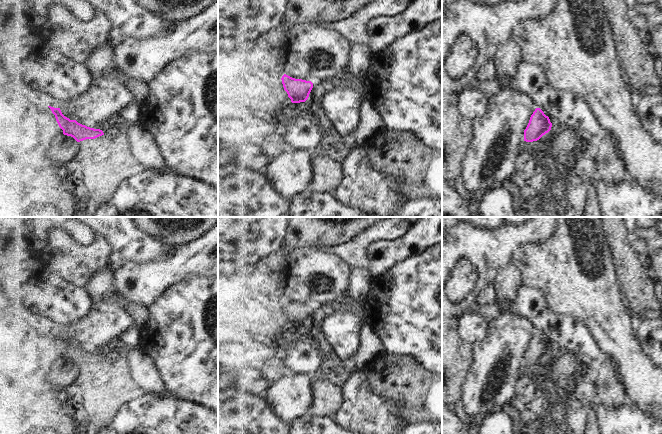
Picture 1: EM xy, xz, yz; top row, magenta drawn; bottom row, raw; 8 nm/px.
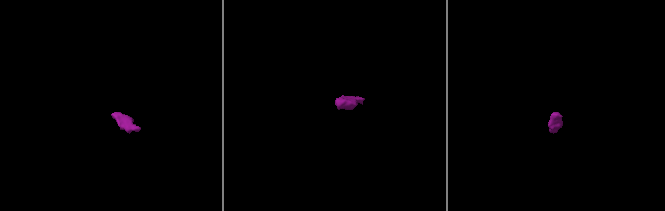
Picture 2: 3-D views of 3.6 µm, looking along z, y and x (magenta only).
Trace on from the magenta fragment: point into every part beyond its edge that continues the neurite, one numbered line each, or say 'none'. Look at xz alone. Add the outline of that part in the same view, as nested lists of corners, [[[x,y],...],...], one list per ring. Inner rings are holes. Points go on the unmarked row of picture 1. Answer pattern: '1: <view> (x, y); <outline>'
none

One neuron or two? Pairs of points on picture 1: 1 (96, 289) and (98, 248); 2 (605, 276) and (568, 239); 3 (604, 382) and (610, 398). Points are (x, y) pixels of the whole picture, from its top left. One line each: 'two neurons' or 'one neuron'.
1: two neurons
2: one neuron
3: one neuron

